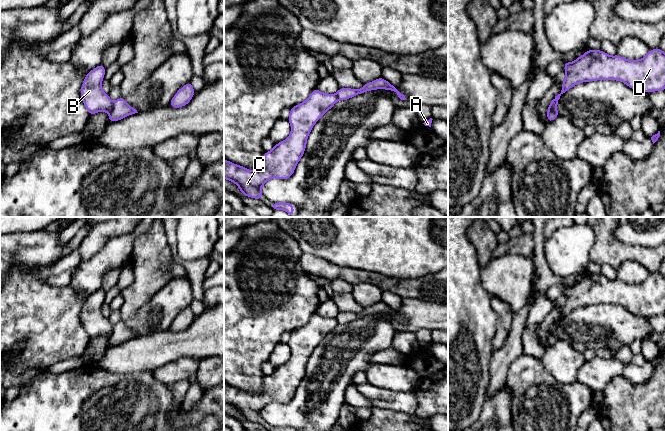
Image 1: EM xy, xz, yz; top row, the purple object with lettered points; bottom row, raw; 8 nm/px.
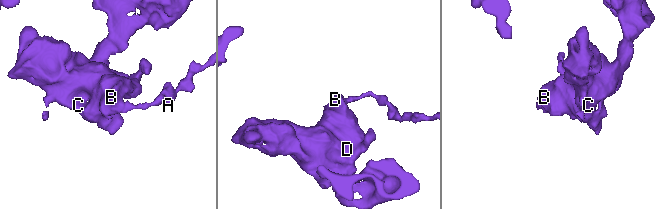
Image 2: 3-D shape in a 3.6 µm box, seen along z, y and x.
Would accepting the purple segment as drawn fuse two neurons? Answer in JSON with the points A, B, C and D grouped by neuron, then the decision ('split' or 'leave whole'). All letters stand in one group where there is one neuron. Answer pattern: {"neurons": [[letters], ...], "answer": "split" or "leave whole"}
{"neurons": [["A"], ["B", "C", "D"]], "answer": "split"}

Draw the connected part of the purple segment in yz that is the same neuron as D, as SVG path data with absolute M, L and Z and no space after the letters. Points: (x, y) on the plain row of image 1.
M659 272L651 273L644 282L638 284L588 273L574 286L565 285L563 294L566 302L562 306L561 317L550 326L557 340L560 320L582 306L619 304L634 314L647 317L665 314L665 276Z

